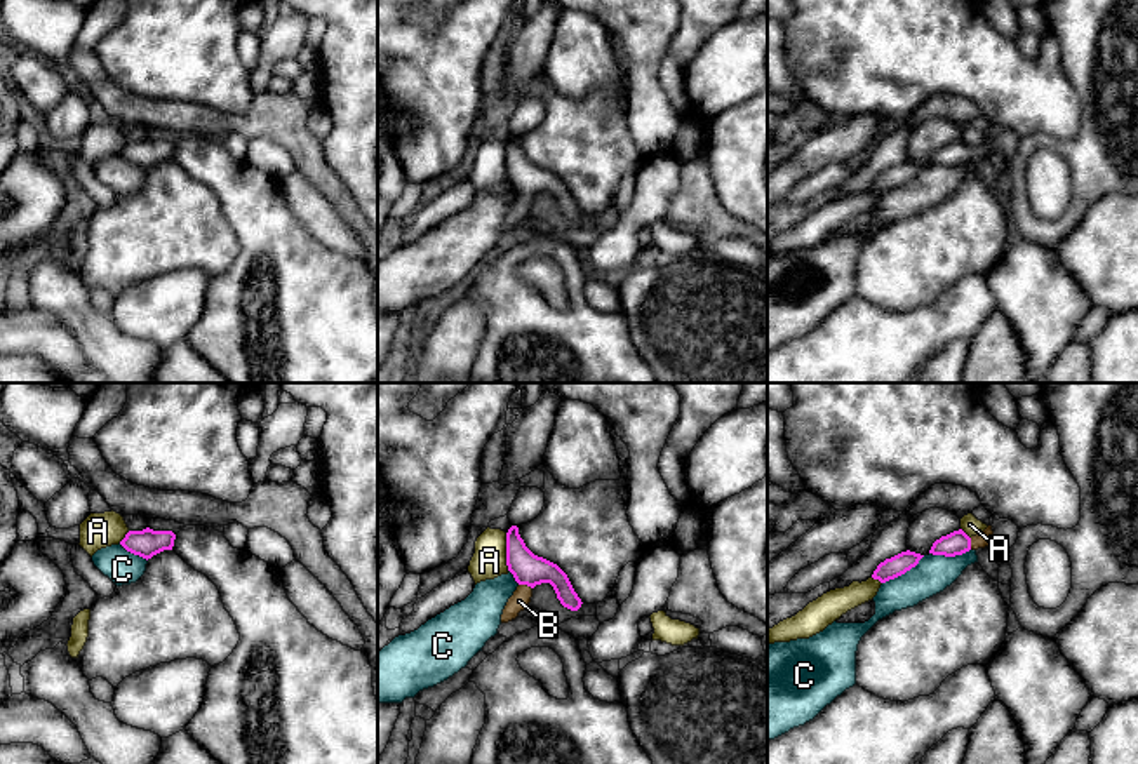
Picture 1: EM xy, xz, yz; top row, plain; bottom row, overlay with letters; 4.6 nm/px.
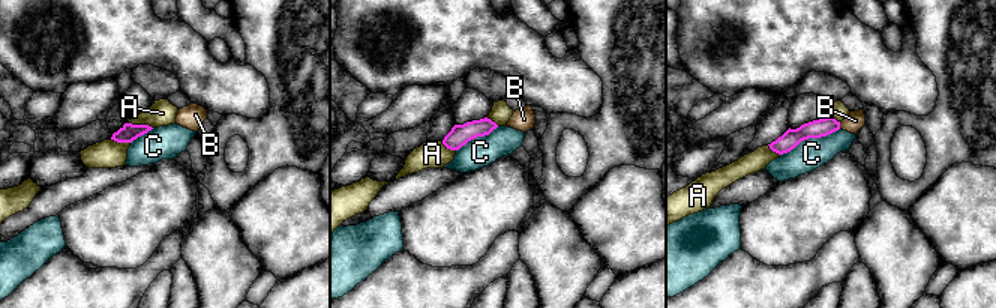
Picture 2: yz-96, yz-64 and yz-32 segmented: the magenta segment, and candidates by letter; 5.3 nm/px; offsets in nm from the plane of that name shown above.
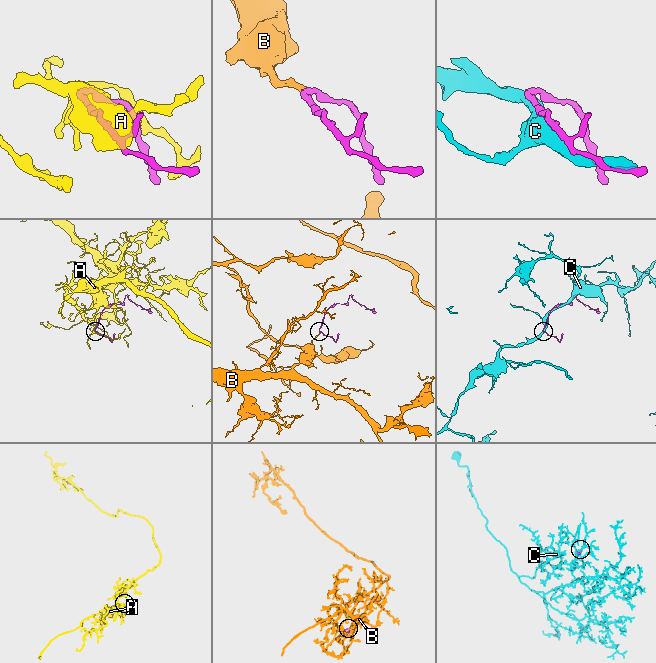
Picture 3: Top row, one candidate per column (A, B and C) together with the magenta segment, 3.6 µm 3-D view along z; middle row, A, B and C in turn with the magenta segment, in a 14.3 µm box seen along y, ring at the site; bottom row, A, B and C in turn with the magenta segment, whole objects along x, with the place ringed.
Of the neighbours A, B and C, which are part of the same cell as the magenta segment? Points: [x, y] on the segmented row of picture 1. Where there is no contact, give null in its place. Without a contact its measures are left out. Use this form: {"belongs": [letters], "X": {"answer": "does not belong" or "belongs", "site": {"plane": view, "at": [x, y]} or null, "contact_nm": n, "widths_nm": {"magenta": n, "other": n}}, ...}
{"belongs": ["B"], "A": {"answer": "does not belong", "site": {"plane": "xz", "at": [507, 552]}, "contact_nm": 180, "widths_nm": {"magenta": 150, "other": 160}}, "B": {"answer": "belongs", "site": {"plane": "xz", "at": [526, 583]}, "contact_nm": 70, "widths_nm": {"magenta": 150, "other": 90}}, "C": {"answer": "does not belong", "site": {"plane": "yz", "at": [903, 573]}, "contact_nm": 240, "widths_nm": {"magenta": 100, "other": 170}}}

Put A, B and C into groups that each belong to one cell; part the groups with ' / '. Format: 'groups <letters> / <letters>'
groups A / B / C

